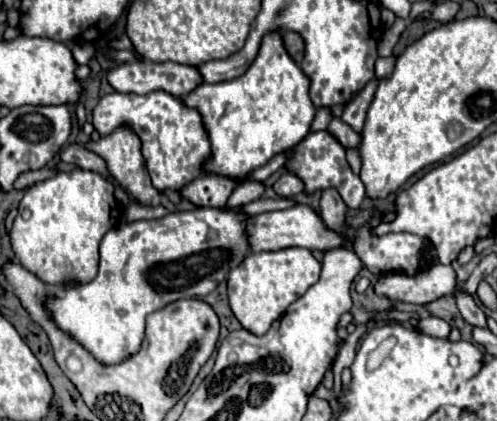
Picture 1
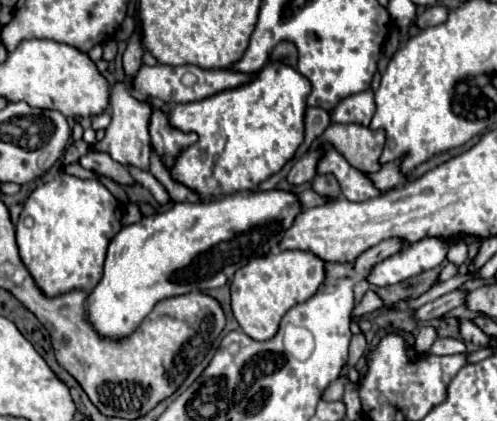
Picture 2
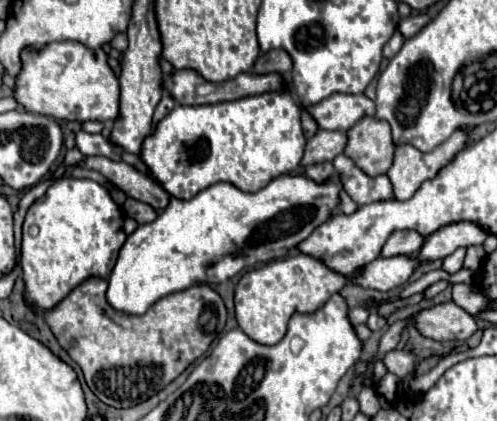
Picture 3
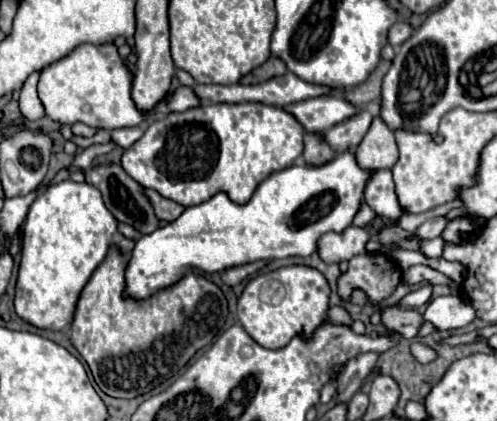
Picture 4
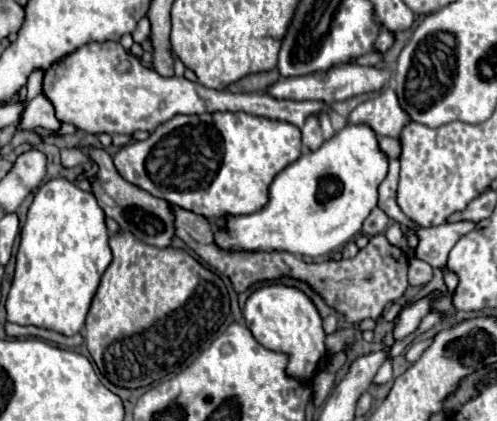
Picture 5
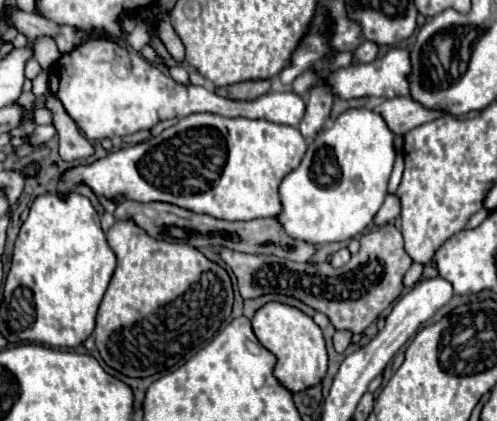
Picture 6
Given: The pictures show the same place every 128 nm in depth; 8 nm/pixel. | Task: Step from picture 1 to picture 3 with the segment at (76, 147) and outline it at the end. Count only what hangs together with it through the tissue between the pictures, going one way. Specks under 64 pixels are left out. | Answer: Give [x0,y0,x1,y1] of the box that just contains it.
[84,156,170,212]

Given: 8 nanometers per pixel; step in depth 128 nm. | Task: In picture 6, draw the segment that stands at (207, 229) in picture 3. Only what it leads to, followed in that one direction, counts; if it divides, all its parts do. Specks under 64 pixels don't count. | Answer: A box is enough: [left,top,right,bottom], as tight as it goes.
[278,108,398,244]

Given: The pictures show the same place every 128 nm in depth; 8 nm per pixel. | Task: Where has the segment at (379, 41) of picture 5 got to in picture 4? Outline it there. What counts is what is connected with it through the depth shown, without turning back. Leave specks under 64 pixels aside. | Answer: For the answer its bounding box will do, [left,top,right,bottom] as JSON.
[388,20,412,48]

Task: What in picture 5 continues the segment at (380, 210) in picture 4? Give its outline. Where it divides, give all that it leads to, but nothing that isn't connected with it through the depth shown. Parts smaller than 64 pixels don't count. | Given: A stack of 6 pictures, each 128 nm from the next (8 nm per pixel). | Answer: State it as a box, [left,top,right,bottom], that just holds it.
[378,160,476,292]

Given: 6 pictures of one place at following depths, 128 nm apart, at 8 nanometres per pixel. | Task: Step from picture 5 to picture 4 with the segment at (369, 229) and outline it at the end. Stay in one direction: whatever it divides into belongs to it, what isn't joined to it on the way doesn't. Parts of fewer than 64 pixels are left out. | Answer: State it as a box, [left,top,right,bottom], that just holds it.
[354,204,378,228]

